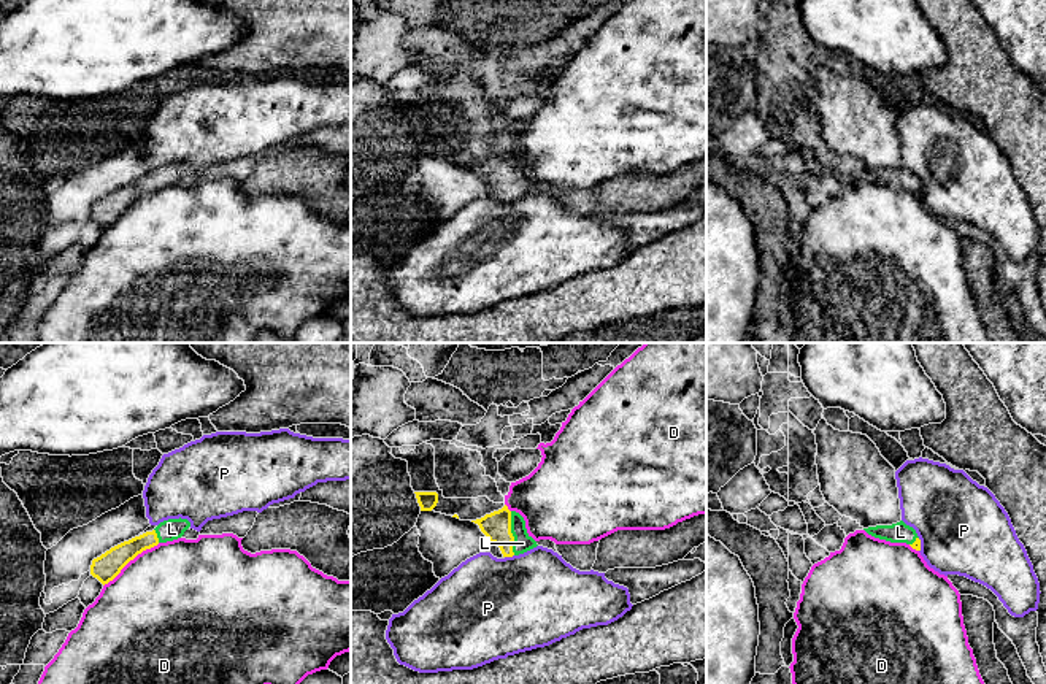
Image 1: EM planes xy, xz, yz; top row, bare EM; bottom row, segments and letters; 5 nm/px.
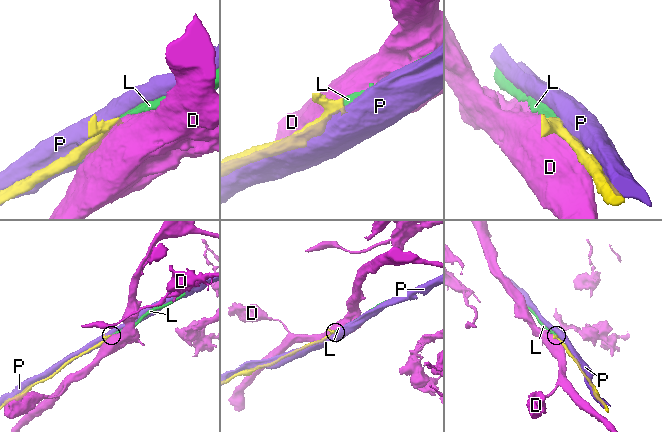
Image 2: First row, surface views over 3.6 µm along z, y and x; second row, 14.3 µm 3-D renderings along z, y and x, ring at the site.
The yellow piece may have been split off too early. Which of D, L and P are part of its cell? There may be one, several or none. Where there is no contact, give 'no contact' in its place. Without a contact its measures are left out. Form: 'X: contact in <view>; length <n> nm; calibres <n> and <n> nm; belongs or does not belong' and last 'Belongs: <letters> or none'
D: contact in xy; length 360 nm; calibres 140 and 480 nm; does not belong
L: contact in xz; length 220 nm; calibres 140 and 90 nm; belongs
P: contact in xz; length 50 nm; calibres 140 and 480 nm; does not belong
Belongs: L

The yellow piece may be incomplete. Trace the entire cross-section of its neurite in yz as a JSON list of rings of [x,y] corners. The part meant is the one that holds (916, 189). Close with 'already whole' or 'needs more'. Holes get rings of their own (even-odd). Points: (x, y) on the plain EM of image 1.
[[[903,165],[892,170],[876,170],[863,175],[875,183],[886,184],[890,187],[906,187],[913,194],[921,195],[921,184],[916,175],[906,170]]]; needs more

